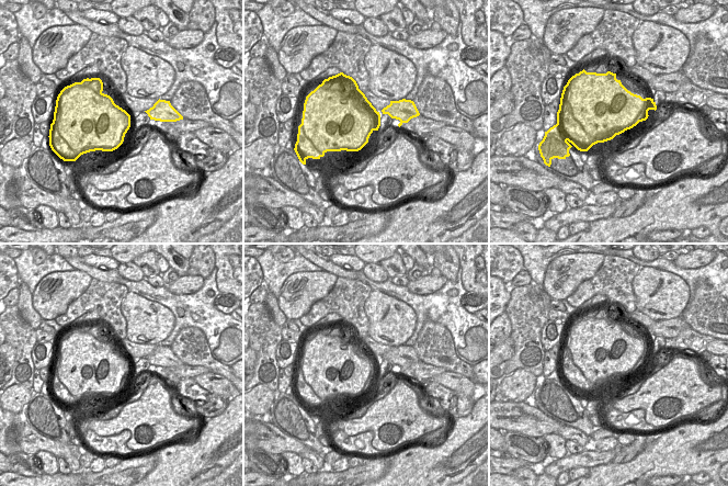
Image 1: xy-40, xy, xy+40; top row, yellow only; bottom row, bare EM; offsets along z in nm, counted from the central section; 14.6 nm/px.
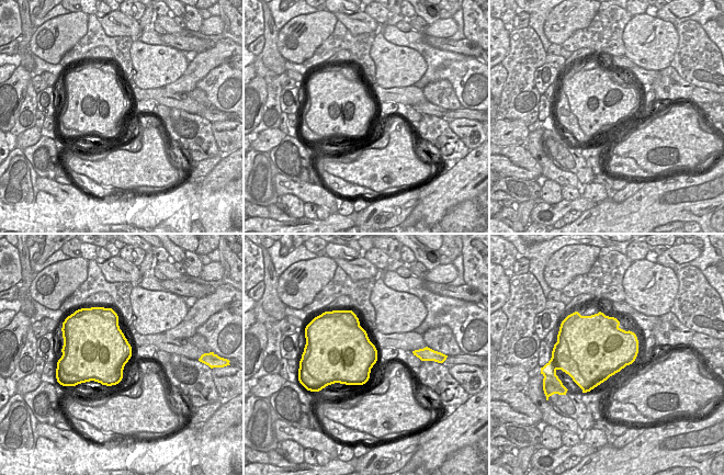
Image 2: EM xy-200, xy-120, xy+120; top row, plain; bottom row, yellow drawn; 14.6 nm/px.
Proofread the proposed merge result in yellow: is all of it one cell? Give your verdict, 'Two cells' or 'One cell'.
Two cells

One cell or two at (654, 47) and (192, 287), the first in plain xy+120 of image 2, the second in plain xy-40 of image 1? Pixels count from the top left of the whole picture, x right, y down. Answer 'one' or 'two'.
two

